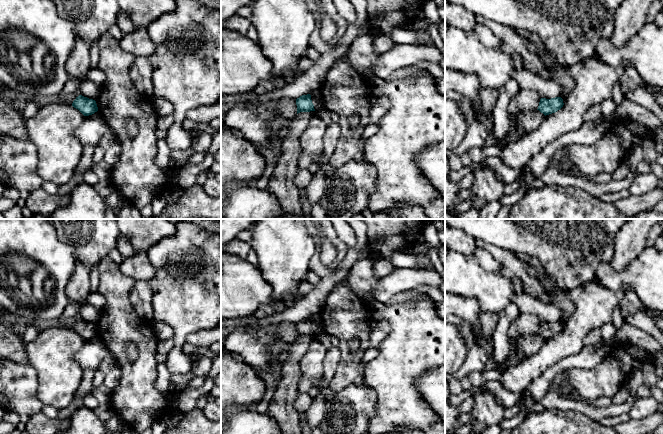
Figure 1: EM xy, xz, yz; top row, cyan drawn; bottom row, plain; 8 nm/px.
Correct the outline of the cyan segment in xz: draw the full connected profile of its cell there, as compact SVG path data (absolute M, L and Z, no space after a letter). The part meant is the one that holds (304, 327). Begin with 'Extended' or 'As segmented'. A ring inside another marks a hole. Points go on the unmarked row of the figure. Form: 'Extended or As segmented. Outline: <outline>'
As segmented. Outline: M310 318L302 319L299 322L297 322L296 329L297 329L297 338L300 336L315 335Z

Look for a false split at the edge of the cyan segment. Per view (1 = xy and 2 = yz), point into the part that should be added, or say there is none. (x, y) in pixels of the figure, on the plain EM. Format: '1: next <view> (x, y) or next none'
1: next none
2: next none

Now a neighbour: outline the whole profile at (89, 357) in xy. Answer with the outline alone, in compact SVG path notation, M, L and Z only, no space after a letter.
M97 335L86 341L85 345L75 354L75 359L83 371L96 371L108 355L109 352L105 343Z

